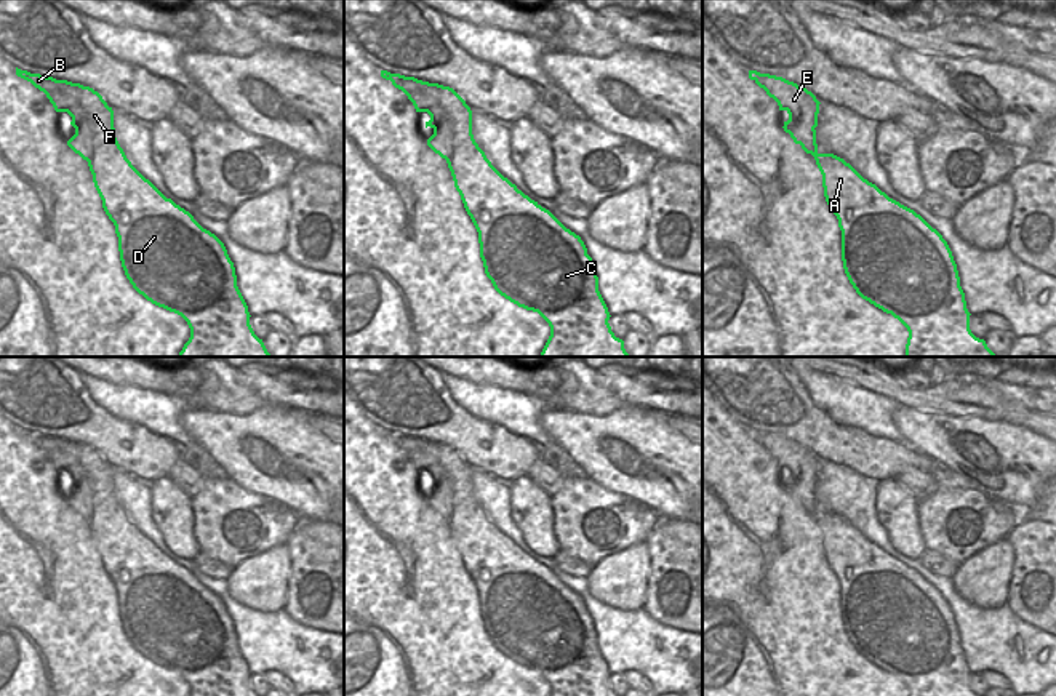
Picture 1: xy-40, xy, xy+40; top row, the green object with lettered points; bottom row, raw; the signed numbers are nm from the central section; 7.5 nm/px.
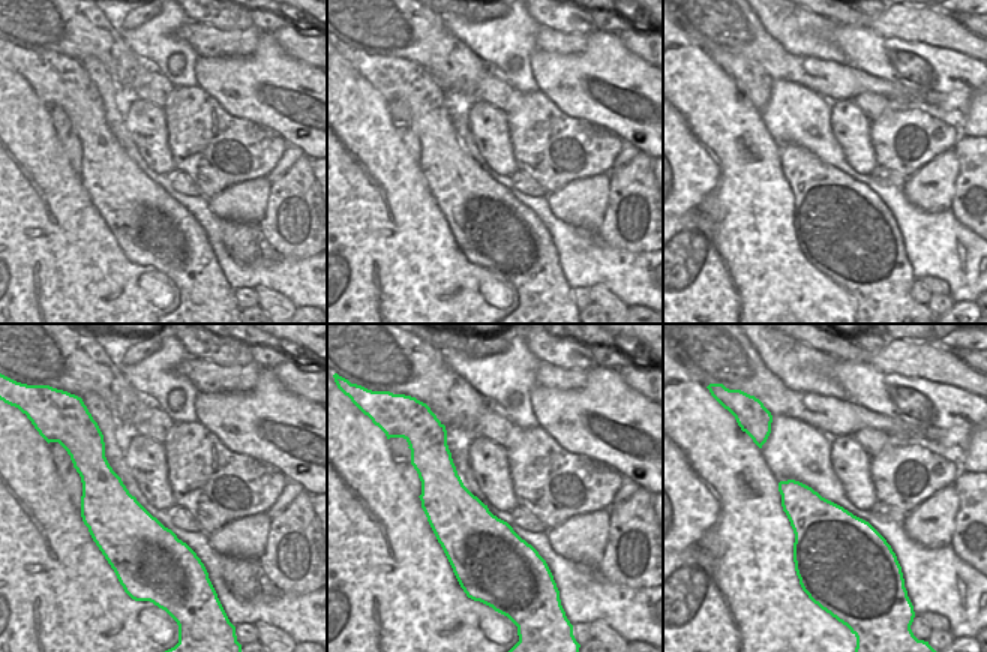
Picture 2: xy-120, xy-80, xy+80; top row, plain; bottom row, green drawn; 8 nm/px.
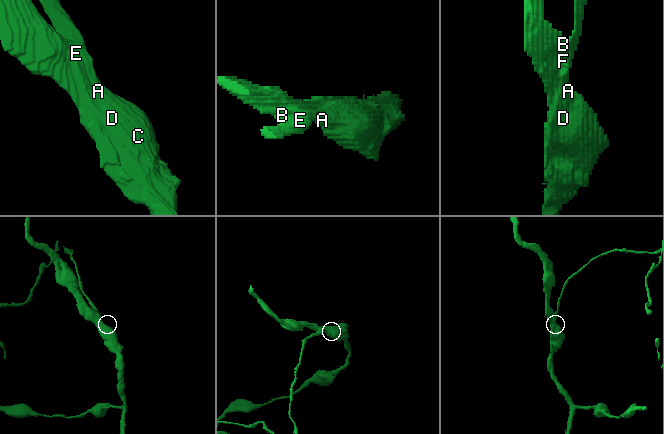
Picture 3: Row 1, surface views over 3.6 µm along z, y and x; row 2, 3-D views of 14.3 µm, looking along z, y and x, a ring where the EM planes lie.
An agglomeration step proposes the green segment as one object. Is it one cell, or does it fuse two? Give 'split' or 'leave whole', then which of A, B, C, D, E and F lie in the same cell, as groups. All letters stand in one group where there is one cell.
split | A B C D F / E

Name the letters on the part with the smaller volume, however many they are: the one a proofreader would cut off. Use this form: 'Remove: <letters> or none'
Remove: E

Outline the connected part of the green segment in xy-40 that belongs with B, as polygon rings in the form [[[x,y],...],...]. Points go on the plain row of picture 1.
[[[18,426],[16,434],[43,450],[56,470],[72,475],[75,493],[67,504],[88,520],[102,566],[115,584],[122,626],[133,646],[152,662],[181,674],[190,696],[258,696],[224,602],[131,523],[115,496],[114,469],[102,454],[90,445]]]

